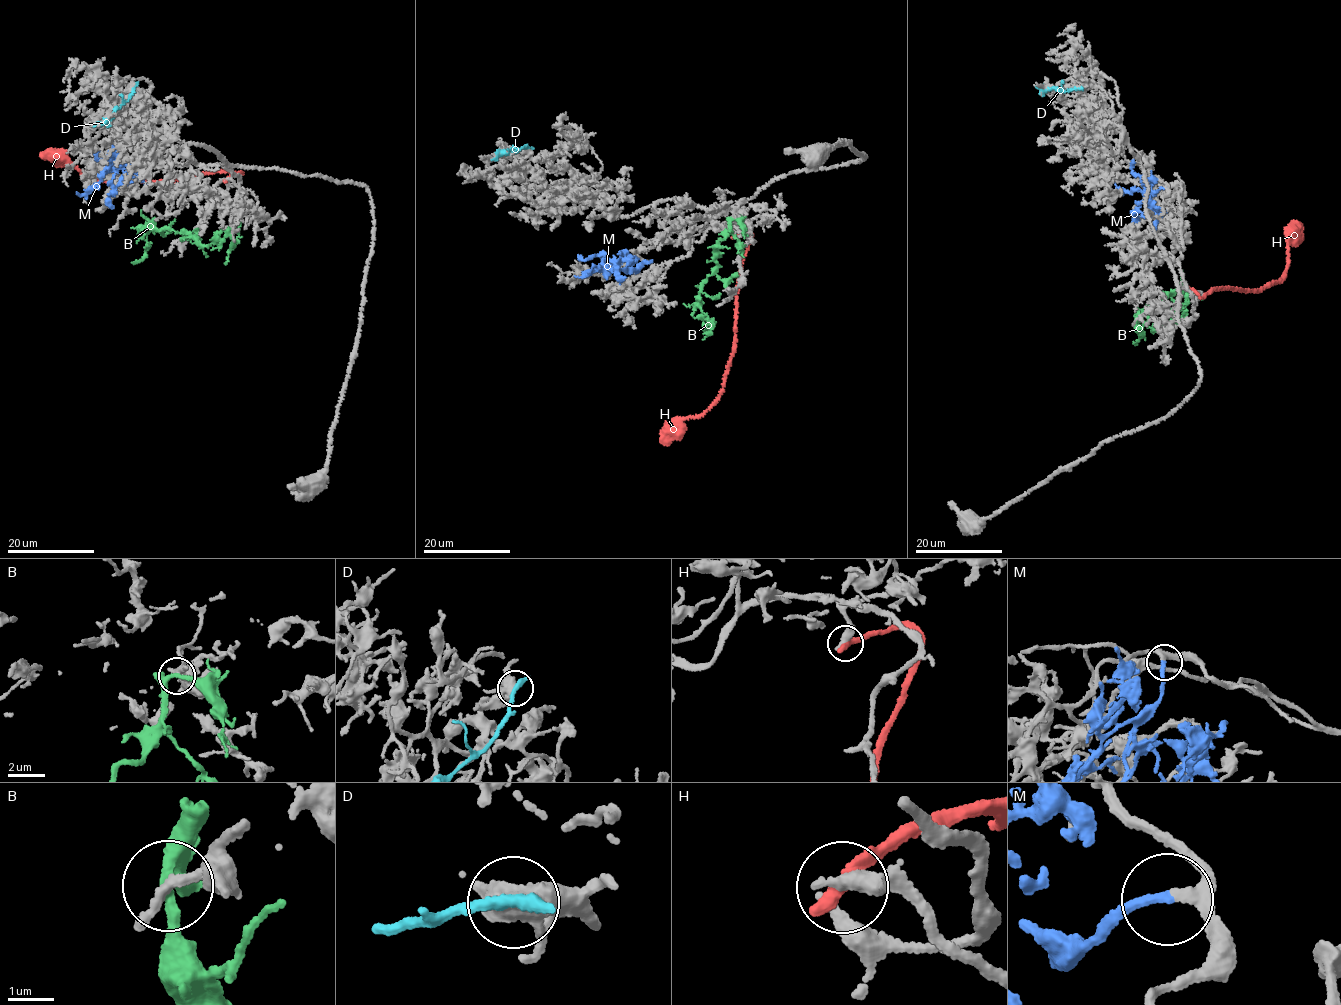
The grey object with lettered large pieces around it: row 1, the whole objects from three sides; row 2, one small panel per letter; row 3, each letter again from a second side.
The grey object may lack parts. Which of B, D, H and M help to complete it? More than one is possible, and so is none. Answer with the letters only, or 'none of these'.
M

